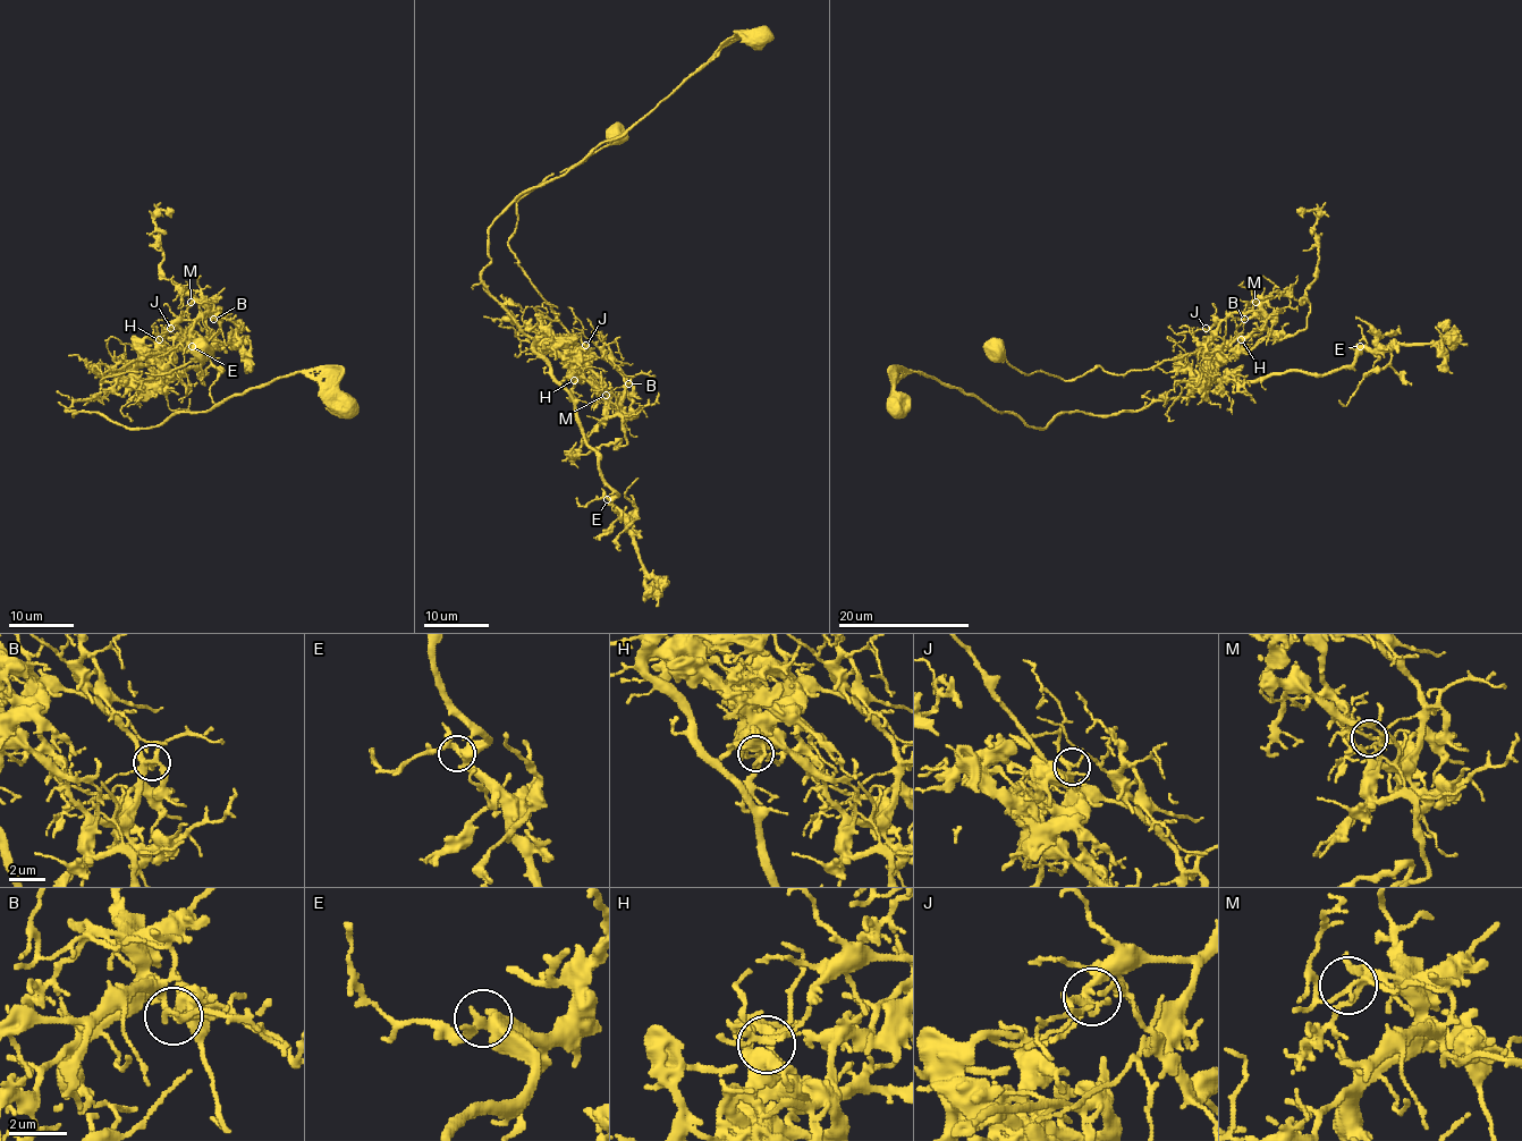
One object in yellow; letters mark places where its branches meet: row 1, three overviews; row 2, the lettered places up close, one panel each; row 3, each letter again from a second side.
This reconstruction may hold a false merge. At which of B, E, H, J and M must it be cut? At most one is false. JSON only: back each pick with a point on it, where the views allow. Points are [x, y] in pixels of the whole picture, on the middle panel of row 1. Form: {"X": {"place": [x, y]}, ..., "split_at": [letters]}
{"H": {"place": [574, 380]}, "split_at": ["H"]}

